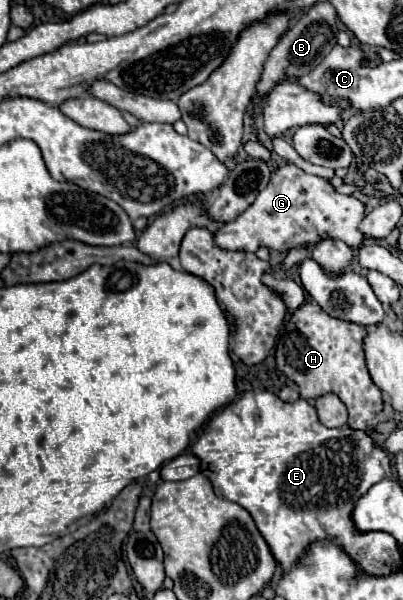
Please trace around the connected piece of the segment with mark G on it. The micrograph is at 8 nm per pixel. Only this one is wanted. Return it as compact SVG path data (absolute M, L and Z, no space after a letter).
M285 162L273 172L267 188L259 192L255 202L235 222L223 224L213 234L213 242L217 248L229 252L255 252L259 246L287 252L291 246L317 244L323 238L343 240L351 248L359 248L363 234L357 226L363 216L365 206L357 198L337 194L327 180Z

